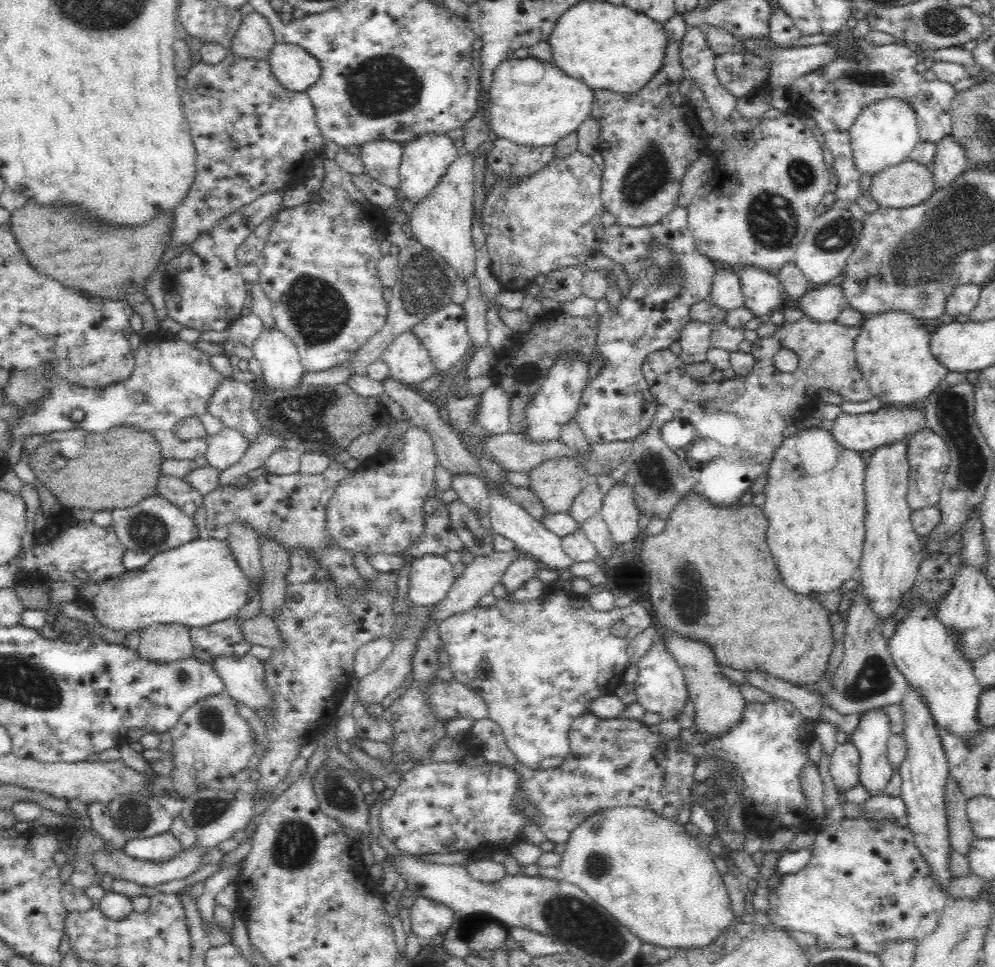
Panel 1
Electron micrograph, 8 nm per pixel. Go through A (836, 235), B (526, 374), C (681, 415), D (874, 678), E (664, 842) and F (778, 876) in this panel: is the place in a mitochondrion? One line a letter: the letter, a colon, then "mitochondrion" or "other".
A: mitochondrion
B: mitochondrion
C: other
D: mitochondrion
E: other
F: other

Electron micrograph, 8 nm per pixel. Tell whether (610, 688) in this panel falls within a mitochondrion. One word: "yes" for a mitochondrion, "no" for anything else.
no

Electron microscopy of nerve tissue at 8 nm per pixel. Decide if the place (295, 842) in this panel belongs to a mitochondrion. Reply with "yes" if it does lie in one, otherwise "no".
yes

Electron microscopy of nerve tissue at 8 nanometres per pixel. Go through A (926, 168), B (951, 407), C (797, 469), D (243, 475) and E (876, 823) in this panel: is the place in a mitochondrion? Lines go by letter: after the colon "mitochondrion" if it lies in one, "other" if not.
A: other
B: mitochondrion
C: mitochondrion
D: other
E: other

